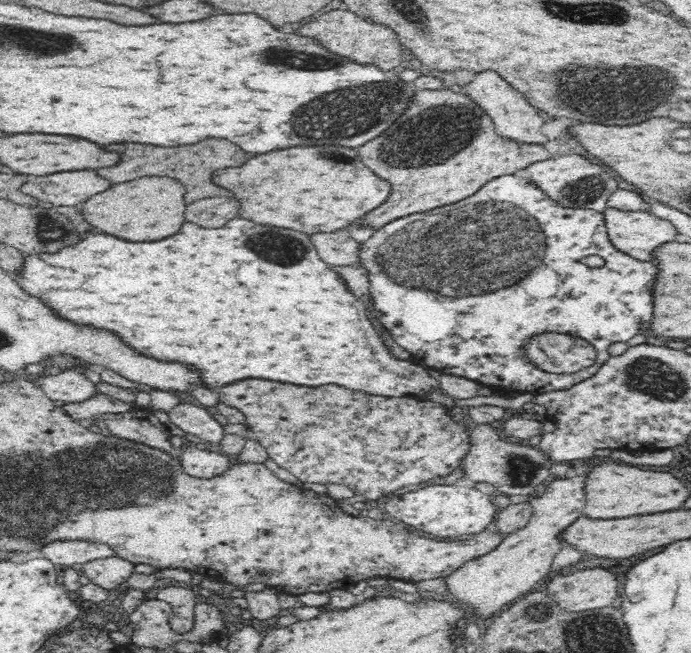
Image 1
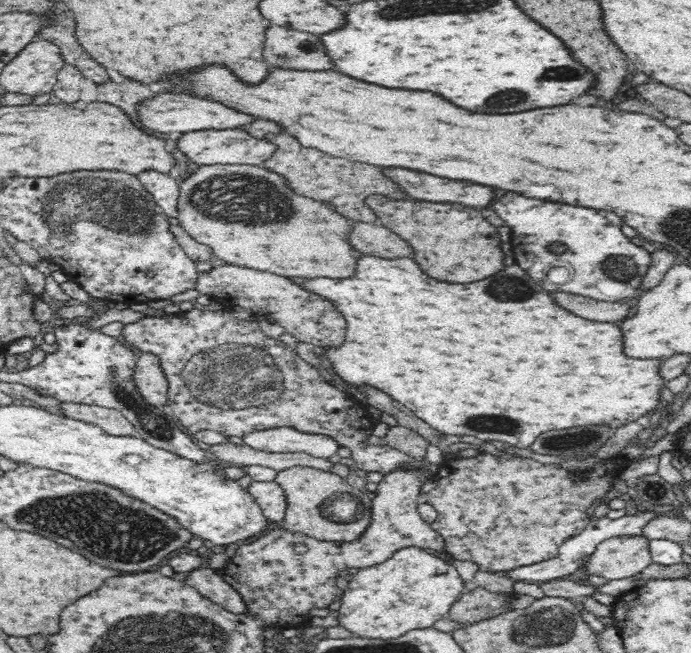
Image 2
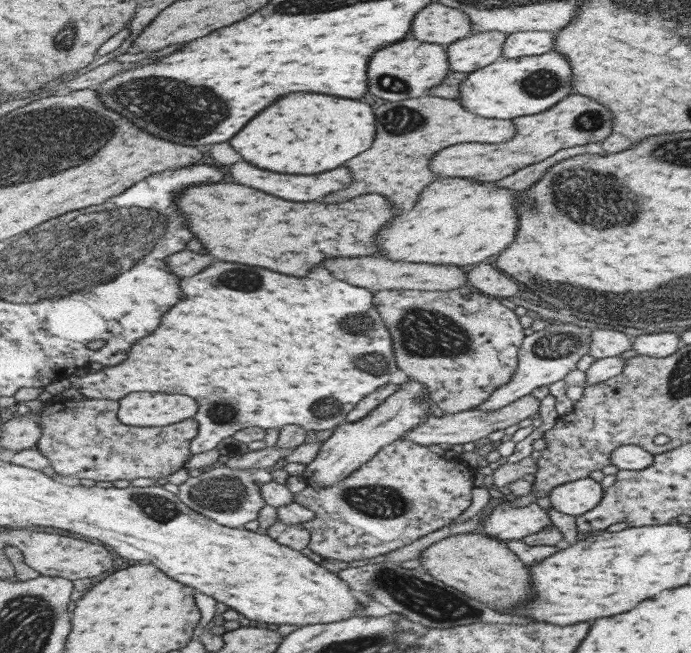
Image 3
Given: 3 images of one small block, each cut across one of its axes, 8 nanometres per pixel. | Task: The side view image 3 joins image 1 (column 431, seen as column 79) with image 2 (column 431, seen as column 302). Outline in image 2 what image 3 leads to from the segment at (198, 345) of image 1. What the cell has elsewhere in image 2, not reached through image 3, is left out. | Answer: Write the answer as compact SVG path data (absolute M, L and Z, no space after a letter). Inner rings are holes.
M364 254L356 262L356 272L350 278L342 280L330 280L330 278L312 278L300 282L300 286L306 292L312 292L316 296L322 296L328 300L346 320L346 338L340 346L328 346L323 348L323 353L330 362L334 376L339 377L344 384L360 388L360 386L370 386L380 392L386 392L394 400L402 402L404 406L410 408L417 417L430 424L432 428L442 431L444 434L455 434L456 436L476 436L483 441L500 440L508 442L511 446L518 448L529 448L538 438L538 434L546 430L560 430L560 428L572 428L572 426L586 426L586 424L600 424L608 422L612 426L624 426L646 412L650 412L658 404L658 390L662 382L656 376L658 362L650 360L630 360L622 356L622 332L614 324L606 322L594 322L594 320L584 320L580 316L574 316L566 312L564 308L556 306L534 280L526 280L522 276L522 268L502 268L498 276L486 276L486 280L474 280L470 284L448 284L442 280L434 280L414 264L410 258L380 258L380 256L368 256Z

